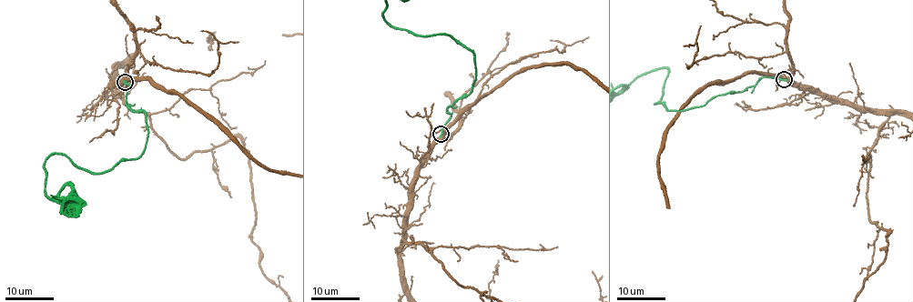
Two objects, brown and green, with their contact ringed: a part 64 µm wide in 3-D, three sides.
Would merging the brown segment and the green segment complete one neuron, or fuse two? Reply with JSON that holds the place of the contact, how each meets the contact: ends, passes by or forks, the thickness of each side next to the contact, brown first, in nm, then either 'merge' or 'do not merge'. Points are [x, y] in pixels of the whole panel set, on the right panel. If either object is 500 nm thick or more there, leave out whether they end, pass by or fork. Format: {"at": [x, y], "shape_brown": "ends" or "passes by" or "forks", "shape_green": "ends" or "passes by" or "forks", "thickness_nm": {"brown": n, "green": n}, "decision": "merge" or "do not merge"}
{"at": [784, 79], "shape_brown": "forks", "shape_green": "ends", "thickness_nm": {"brown": 440, "green": 320}, "decision": "merge"}

